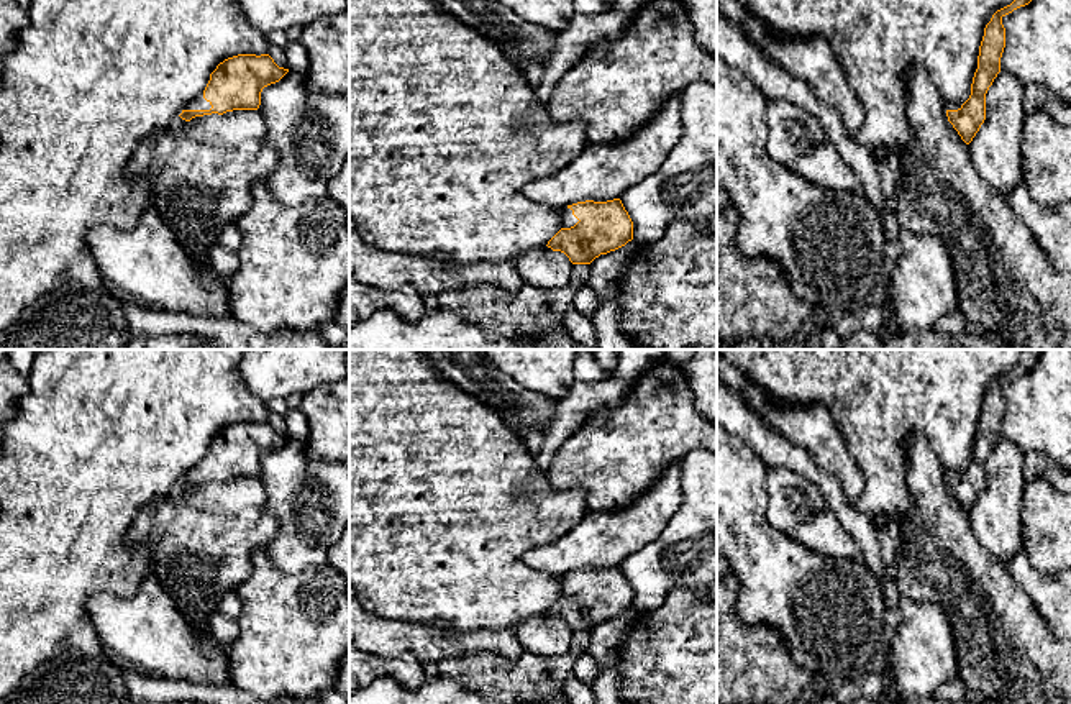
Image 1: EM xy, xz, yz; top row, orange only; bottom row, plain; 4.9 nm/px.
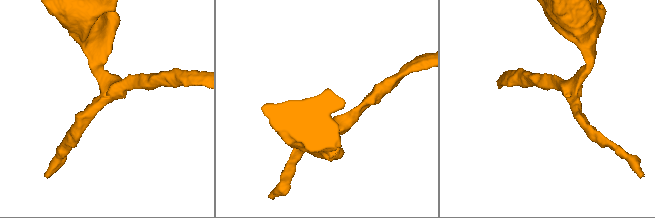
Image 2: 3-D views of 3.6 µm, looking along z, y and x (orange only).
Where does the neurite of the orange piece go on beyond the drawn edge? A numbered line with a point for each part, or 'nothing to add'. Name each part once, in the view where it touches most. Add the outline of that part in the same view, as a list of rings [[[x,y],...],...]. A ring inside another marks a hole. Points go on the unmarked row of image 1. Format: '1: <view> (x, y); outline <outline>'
1: xy (199, 470); outline [[[203,459],[192,466],[184,478],[210,478],[212,473],[203,466]]]

